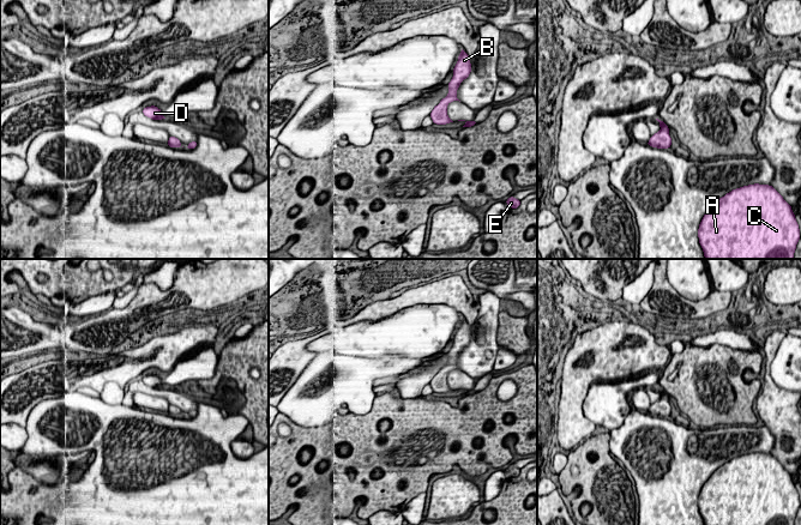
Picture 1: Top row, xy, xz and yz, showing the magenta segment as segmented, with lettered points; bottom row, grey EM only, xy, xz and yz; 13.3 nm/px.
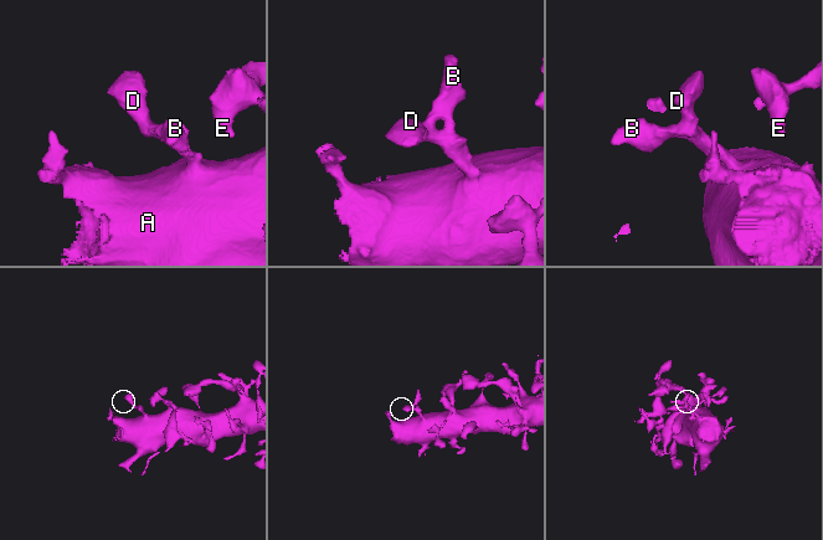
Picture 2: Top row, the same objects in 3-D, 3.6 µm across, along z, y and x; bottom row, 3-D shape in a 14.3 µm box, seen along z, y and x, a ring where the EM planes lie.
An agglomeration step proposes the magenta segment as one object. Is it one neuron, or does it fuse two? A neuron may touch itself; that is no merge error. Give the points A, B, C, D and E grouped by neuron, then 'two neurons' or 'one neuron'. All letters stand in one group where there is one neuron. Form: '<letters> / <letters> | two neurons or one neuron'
A B C D E | one neuron

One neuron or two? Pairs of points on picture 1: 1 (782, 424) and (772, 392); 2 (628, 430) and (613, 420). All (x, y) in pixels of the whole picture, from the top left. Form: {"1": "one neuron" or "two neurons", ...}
{"1": "one neuron", "2": "two neurons"}

